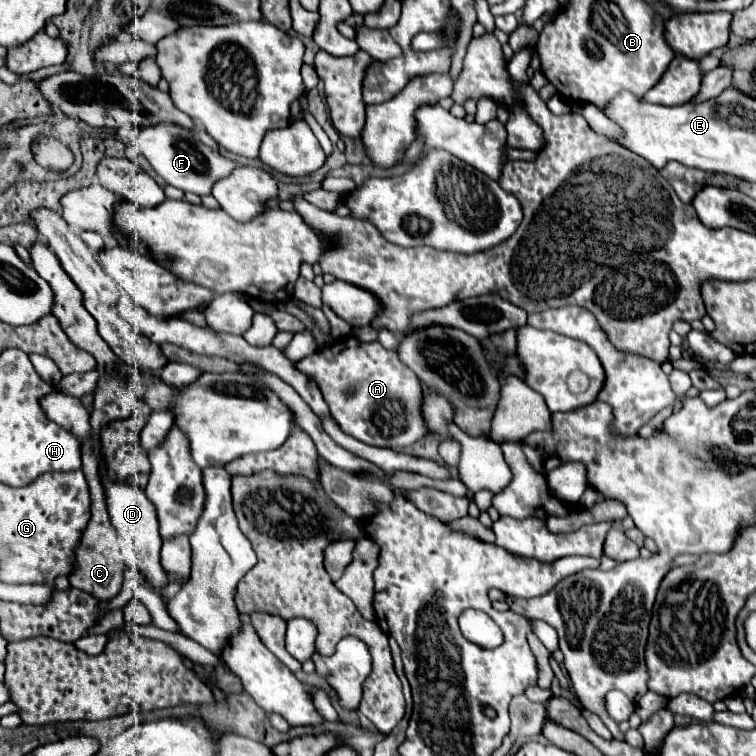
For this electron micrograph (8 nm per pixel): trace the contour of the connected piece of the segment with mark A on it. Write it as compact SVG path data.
M344 338L330 348L316 350L314 354L294 362L294 368L314 378L342 432L364 444L406 448L428 434L420 412L422 388L416 374L398 358L396 352L382 348L380 342L364 344L360 340Z

